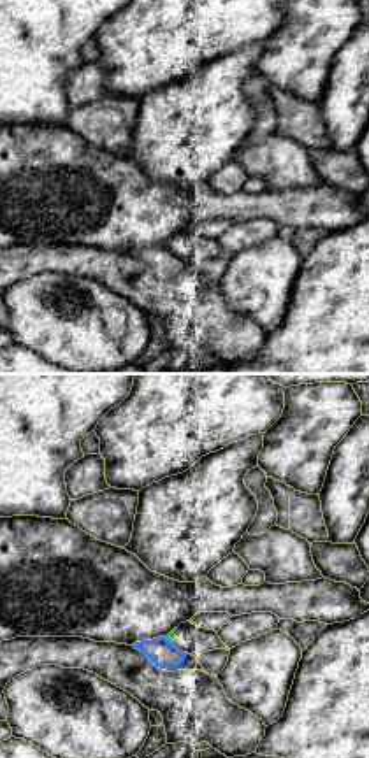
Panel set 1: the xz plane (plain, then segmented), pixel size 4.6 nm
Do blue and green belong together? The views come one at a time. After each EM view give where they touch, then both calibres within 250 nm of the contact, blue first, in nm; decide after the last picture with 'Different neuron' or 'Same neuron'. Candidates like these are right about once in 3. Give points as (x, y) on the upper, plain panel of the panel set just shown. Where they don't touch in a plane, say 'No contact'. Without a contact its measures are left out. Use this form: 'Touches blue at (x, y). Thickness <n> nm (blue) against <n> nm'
Touches blue at (169, 250). Thickness 120 nm (blue) against 20 nm

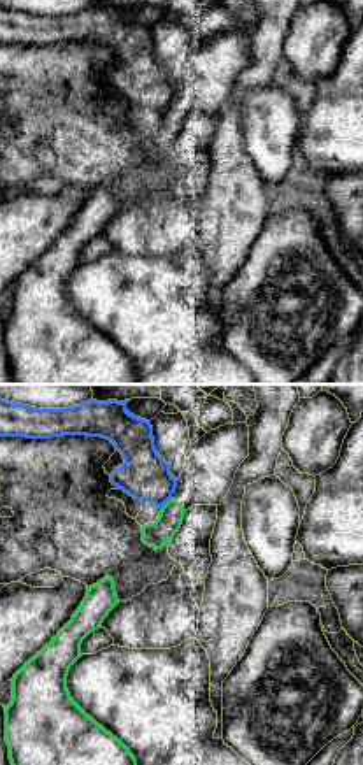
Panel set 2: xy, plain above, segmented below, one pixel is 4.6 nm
Touches blue at (165, 109). Thickness 220 nm (blue) against 120 nm

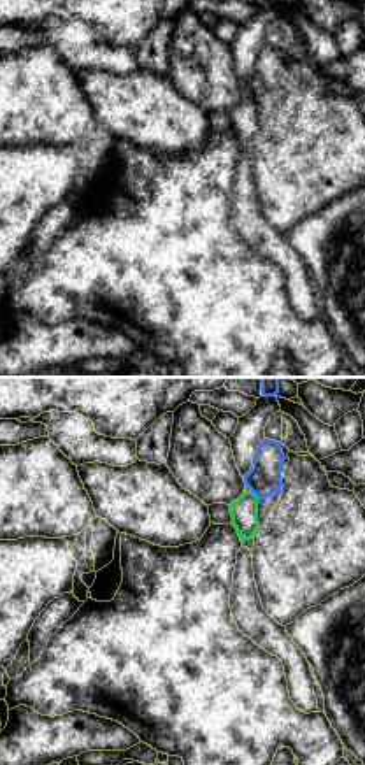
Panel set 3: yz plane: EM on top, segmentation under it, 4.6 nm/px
Touches blue at (255, 100). Thickness 160 nm (blue) against 130 nm

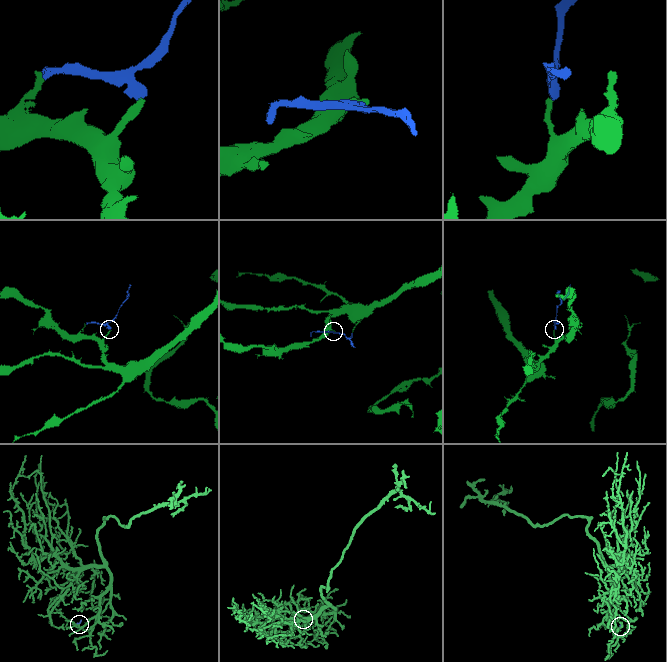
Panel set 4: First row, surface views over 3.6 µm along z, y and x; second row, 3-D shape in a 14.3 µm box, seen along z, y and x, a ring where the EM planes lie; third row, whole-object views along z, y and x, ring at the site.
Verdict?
Different neuron

